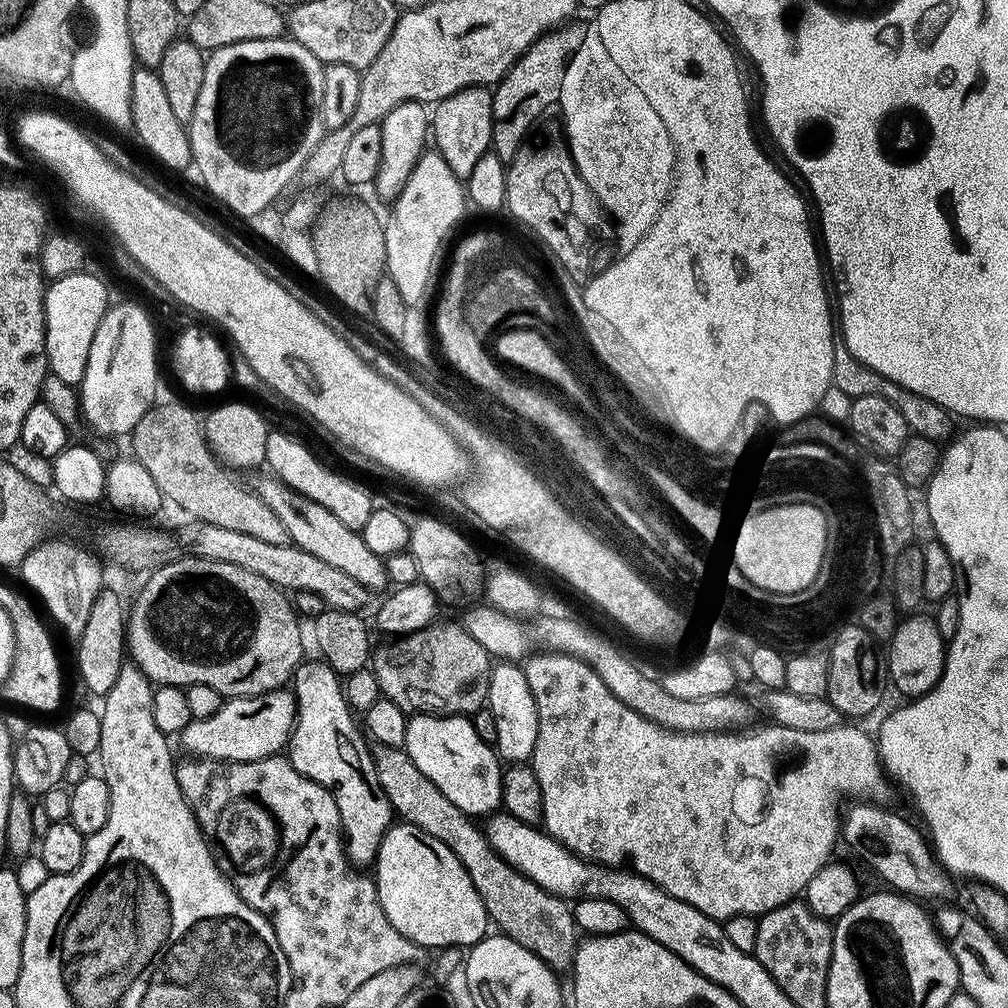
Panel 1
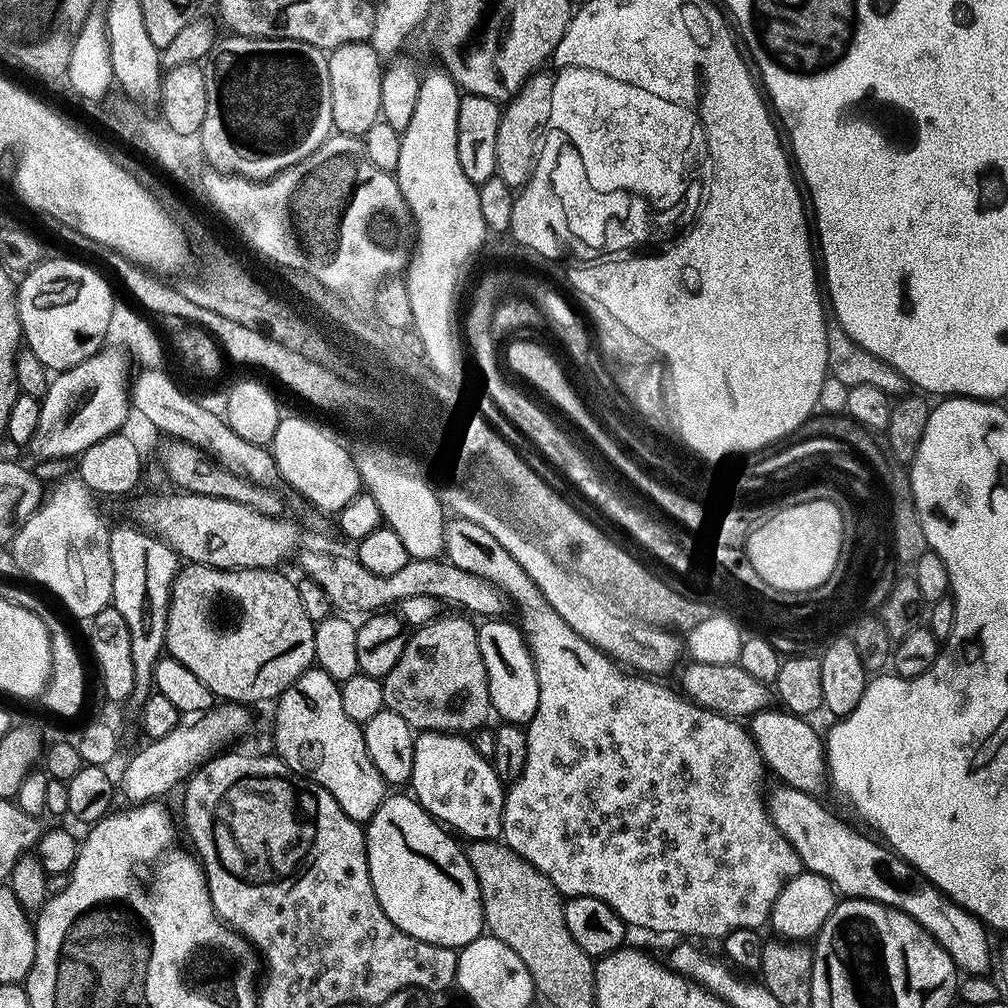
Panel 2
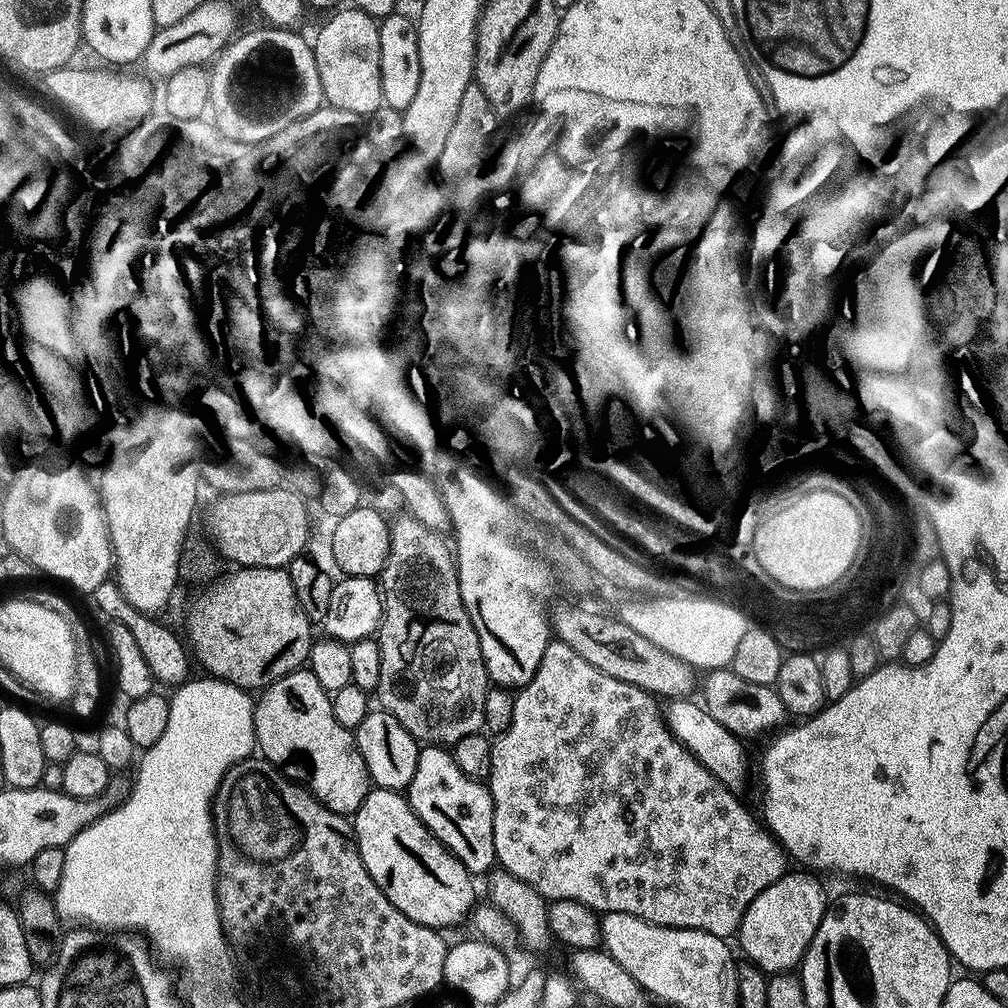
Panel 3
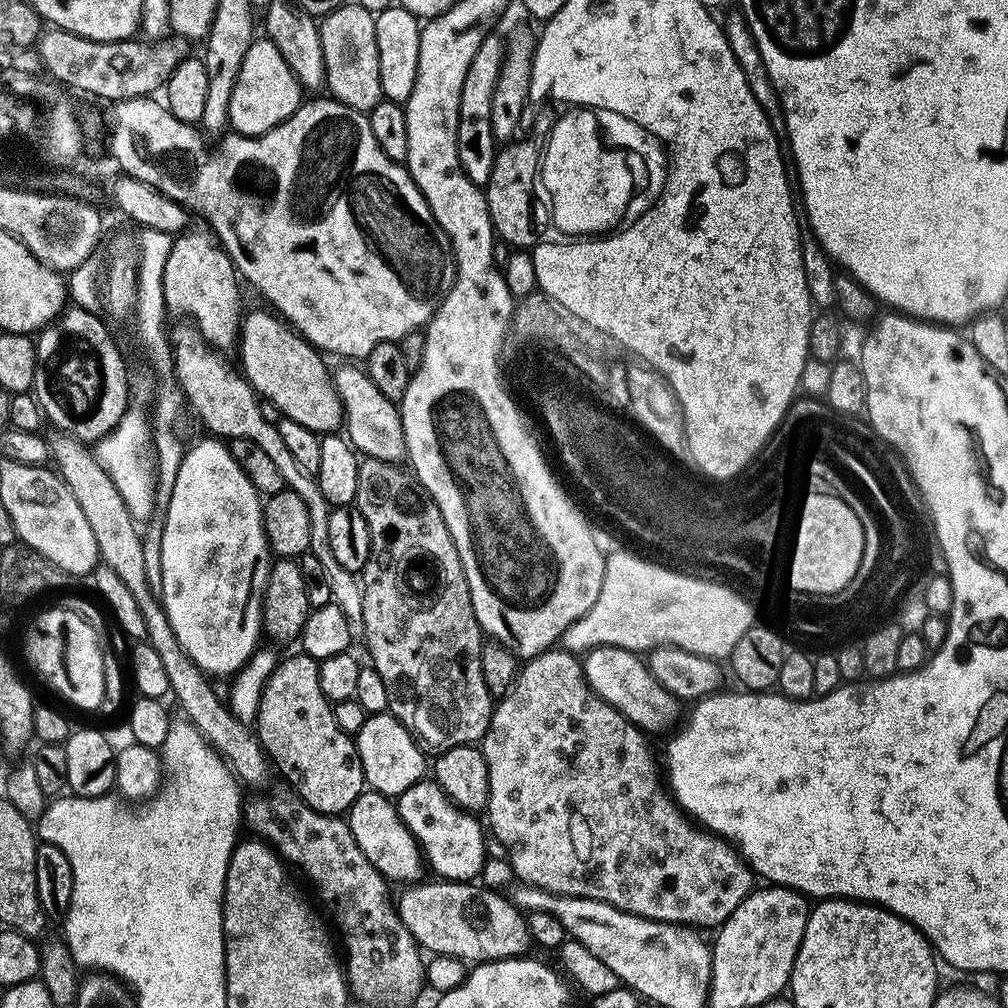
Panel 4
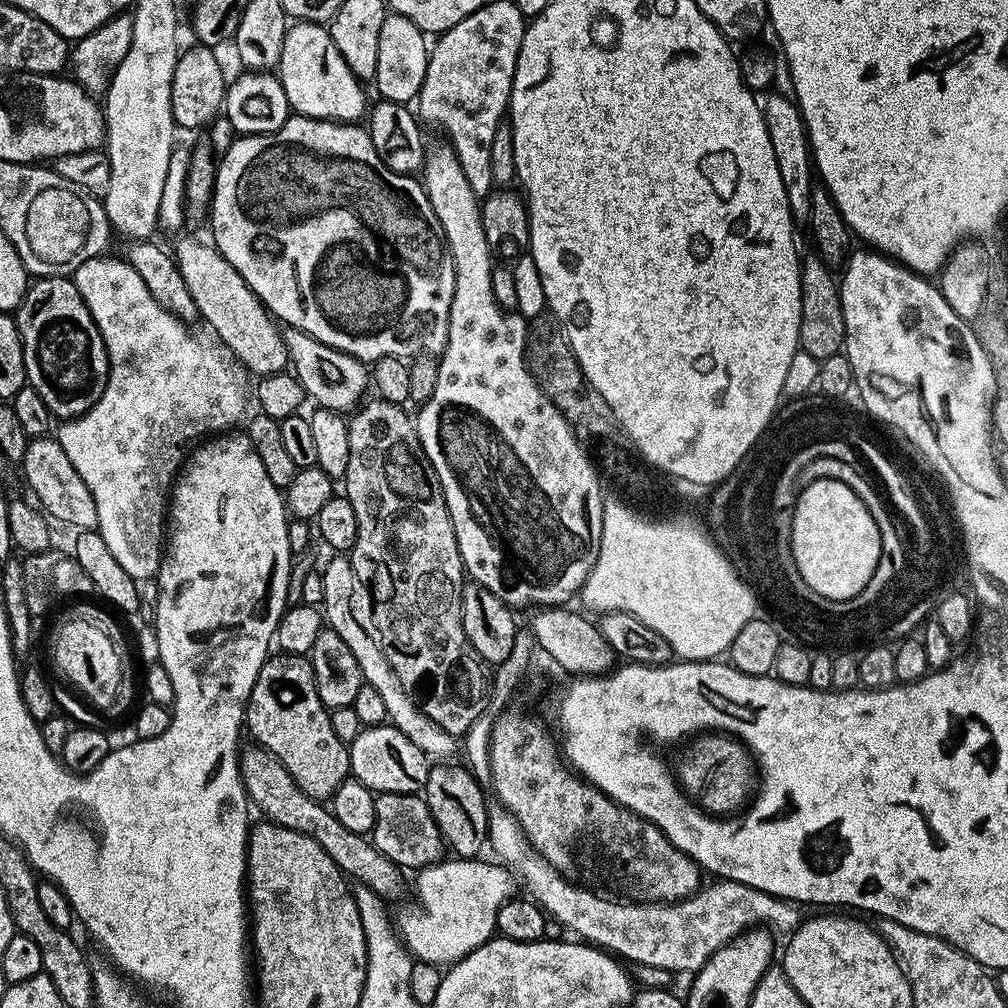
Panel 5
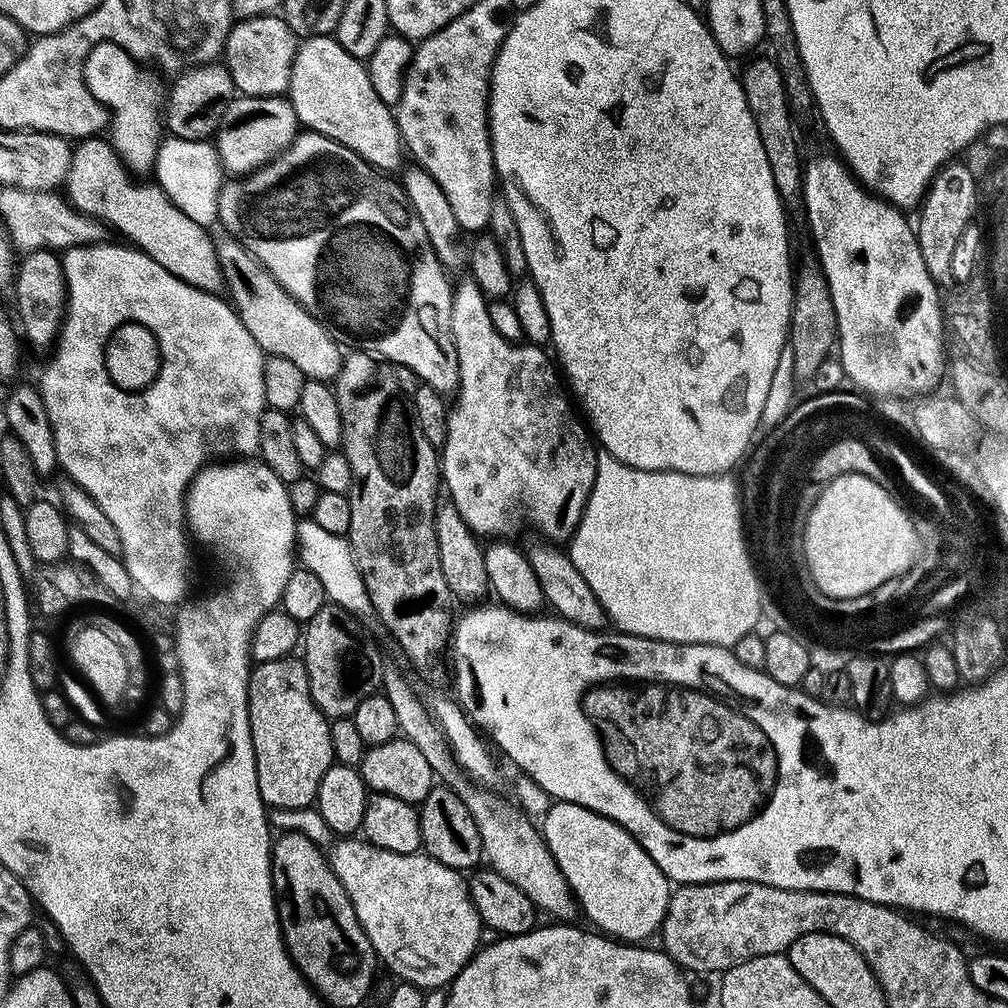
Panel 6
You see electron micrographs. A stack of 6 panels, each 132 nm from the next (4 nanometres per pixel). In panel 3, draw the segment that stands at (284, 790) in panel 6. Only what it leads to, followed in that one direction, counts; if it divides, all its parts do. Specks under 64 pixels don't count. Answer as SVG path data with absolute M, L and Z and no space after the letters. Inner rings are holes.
M302 667L275 680L269 688L263 689L259 696L254 704L256 748L259 755L275 764L289 780L303 784L339 816L348 818L355 814L370 791L366 762L358 750L355 735L349 728L342 726L338 718L334 718L332 697L329 692L322 690L318 678L314 678L314 674L307 667Z

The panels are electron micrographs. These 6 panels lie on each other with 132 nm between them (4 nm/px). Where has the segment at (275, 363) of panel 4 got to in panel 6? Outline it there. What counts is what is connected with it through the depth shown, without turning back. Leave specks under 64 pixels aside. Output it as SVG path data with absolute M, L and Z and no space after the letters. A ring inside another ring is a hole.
M107 139L81 140L74 148L66 181L66 199L78 211L93 216L109 229L117 228L129 245L154 258L158 266L170 270L170 274L182 278L182 282L204 292L219 293L225 282L216 253L217 241L212 240L212 232L194 222L193 218L188 218L174 202L168 200L156 182L135 184L132 179L133 173Z

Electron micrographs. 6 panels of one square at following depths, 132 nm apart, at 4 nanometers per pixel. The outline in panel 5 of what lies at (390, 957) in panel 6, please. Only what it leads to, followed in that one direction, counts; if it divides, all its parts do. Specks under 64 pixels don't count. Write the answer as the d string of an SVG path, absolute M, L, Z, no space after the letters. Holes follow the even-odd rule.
M444 858L415 873L416 900L420 908L402 909L394 924L404 947L419 963L451 966L493 939L498 910L507 900L513 899L515 892L512 891L518 888L518 884L508 869L498 862L491 863L487 864L484 858Z

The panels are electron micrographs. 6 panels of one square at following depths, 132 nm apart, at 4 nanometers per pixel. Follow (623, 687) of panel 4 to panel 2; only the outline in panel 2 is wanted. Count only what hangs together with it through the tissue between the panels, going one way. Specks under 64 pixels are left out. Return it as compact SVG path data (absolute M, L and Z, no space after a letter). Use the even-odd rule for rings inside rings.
M783 782L777 783L775 786L777 788L773 792L771 789L766 796L768 813L774 826L786 838L786 842L790 842L790 846L794 846L801 865L807 871L822 874L822 878L830 881L841 897L873 900L884 904L887 908L898 908L910 918L914 918L914 922L918 922L926 929L938 942L938 946L942 946L942 950L946 950L946 954L950 954L950 958L956 963L956 967L961 973L969 976L982 976L989 971L988 967L991 964L993 967L994 948L988 945L989 929L974 914L970 914L970 910L958 906L958 902L954 902L945 892L938 890L938 886L931 884L914 865L907 864L903 858L896 855L879 839L855 832L846 821L839 820L826 805L819 804L816 801L819 799L813 793L792 788Z

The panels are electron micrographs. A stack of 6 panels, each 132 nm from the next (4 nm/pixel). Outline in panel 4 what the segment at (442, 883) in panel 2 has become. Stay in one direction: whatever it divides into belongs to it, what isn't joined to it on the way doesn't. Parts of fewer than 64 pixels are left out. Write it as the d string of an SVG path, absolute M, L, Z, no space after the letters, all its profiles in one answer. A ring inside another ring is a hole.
M365 790L364 793L352 803L346 813L350 830L354 834L354 842L362 846L362 854L370 858L373 866L383 874L389 882L416 882L426 872L426 861L420 851L420 842L410 834L410 830L402 822L400 812L395 803L381 792Z

